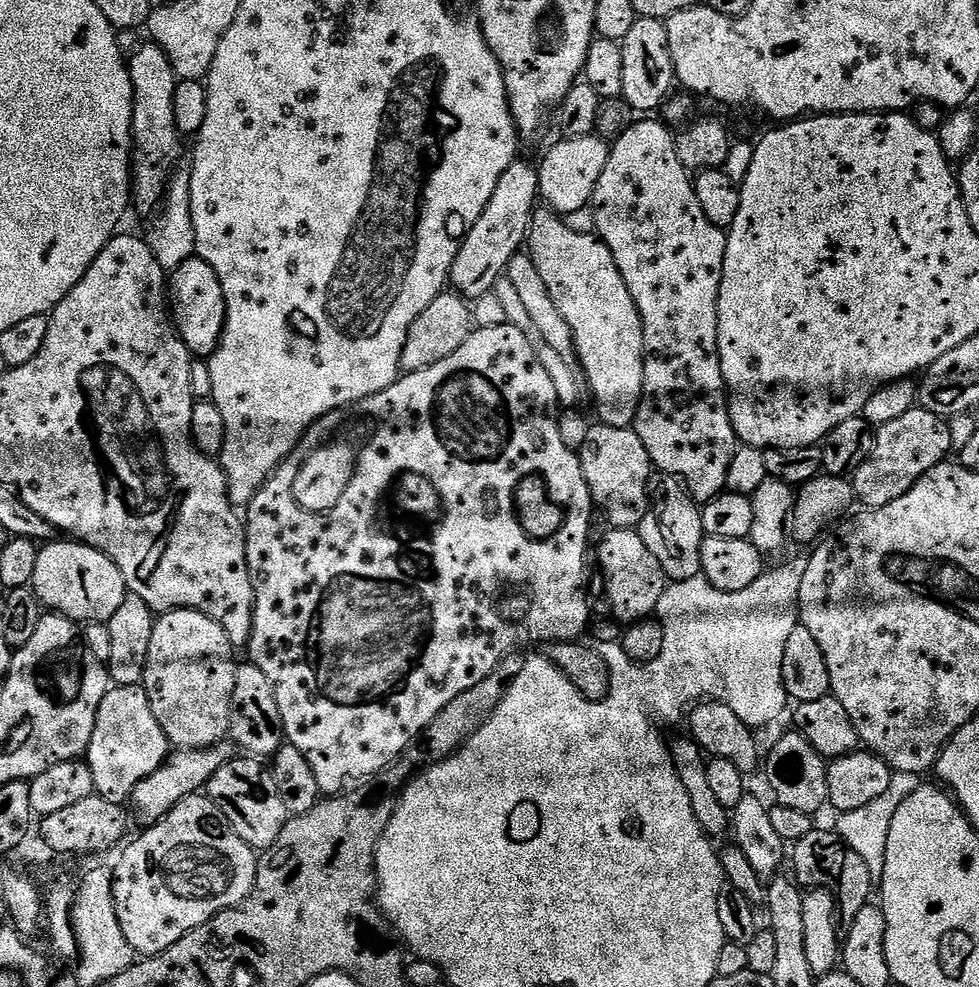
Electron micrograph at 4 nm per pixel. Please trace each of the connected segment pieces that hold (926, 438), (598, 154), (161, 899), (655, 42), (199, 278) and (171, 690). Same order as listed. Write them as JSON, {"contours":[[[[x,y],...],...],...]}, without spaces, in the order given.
{"contours":[[[[919,406],[912,408],[902,418],[894,418],[894,422],[886,422],[875,429],[874,439],[872,441],[872,453],[862,466],[858,466],[850,483],[855,499],[864,503],[865,509],[881,508],[906,494],[918,481],[934,466],[945,463],[949,459],[948,452],[953,451],[950,430],[948,429],[949,421],[942,416],[936,416],[933,412]]],[[[596,134],[574,138],[573,140],[560,138],[557,141],[557,144],[545,154],[544,161],[539,161],[538,164],[540,169],[540,195],[543,203],[548,203],[545,205],[551,211],[557,214],[567,214],[574,210],[582,210],[591,205],[594,186],[598,186],[598,178],[602,178],[602,170],[606,170],[610,144],[607,139],[601,138]]],[[[206,794],[182,798],[170,814],[143,831],[114,864],[112,885],[122,932],[133,953],[147,958],[162,954],[219,912],[239,908],[256,887],[258,852],[238,838]]],[[[641,16],[626,34],[620,45],[622,50],[622,86],[624,94],[623,103],[629,109],[640,112],[636,114],[652,114],[669,99],[674,88],[674,73],[672,59],[668,49],[668,26],[665,21],[655,20],[649,16]]],[[[199,258],[187,260],[171,273],[170,312],[181,340],[193,357],[207,358],[219,348],[220,336],[224,333],[224,319],[228,315],[218,274],[214,274],[214,270],[206,261]]],[[[175,608],[159,617],[150,638],[150,655],[146,658],[146,670],[142,686],[150,698],[150,710],[158,718],[158,726],[166,734],[173,749],[210,748],[221,743],[229,735],[230,710],[234,694],[234,674],[238,663],[230,638],[218,622],[193,608]]]]}

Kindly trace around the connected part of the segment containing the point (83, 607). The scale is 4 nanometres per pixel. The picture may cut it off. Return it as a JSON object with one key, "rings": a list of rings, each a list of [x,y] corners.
{"rings":[[[68,538],[53,539],[39,549],[30,587],[45,609],[69,616],[84,626],[107,624],[129,595],[118,566],[105,552]]]}

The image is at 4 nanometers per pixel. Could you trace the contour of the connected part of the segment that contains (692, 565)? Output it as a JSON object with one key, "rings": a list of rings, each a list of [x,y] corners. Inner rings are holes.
{"rings":[[[665,472],[653,475],[652,481],[648,483],[648,498],[648,512],[638,526],[638,531],[642,542],[650,546],[650,554],[658,558],[665,577],[675,582],[701,575],[702,542],[705,537],[700,517],[701,505],[692,499],[688,488],[678,477]]]}

